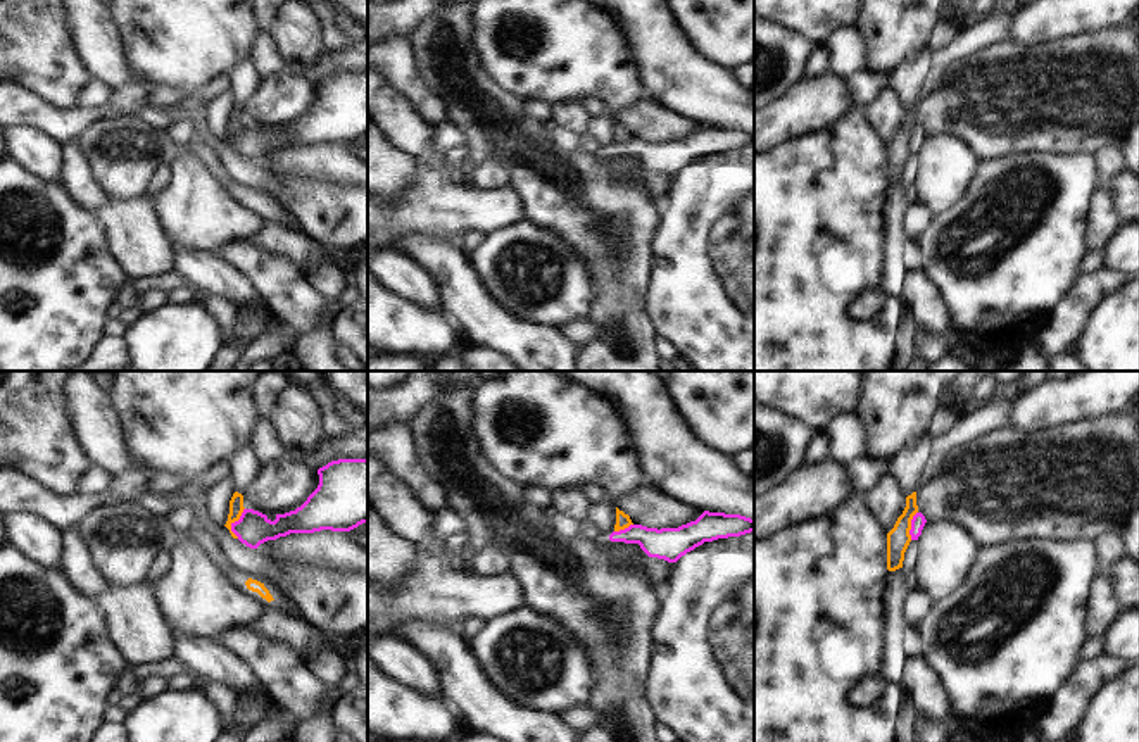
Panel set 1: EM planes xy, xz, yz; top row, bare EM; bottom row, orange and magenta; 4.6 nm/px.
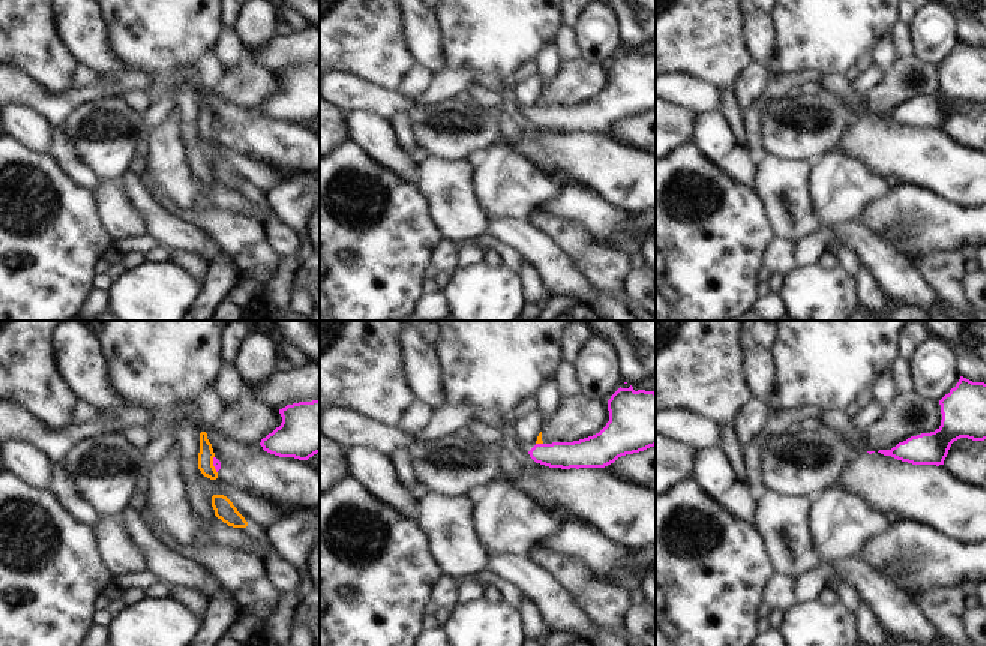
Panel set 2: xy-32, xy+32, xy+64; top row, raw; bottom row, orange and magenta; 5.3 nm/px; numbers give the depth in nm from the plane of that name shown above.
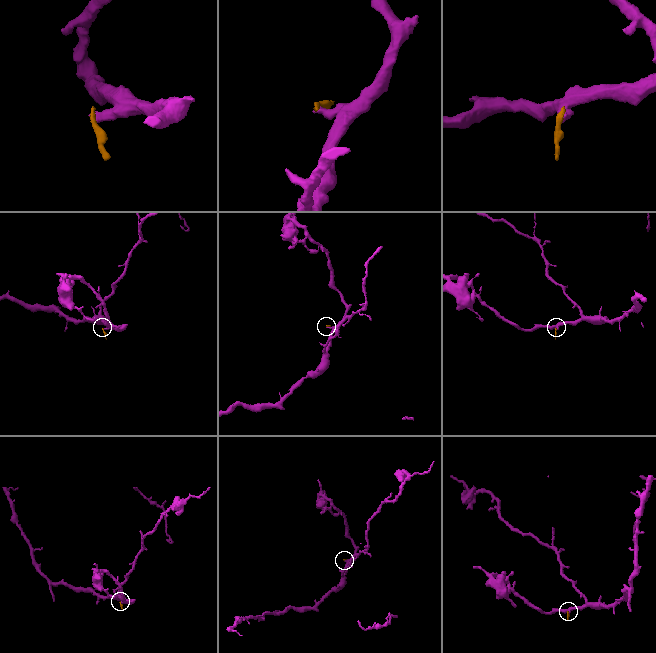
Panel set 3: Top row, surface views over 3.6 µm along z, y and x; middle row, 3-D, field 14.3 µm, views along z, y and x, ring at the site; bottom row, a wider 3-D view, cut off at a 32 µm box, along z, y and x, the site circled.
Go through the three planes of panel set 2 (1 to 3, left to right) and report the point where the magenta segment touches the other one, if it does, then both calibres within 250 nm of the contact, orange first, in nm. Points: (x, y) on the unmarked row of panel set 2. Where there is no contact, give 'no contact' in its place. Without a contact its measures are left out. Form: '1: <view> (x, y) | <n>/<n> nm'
1: xy-32 (212, 129) | 90/50 nm
2: xy+32 (539, 107) | 30/160 nm
3: no contact

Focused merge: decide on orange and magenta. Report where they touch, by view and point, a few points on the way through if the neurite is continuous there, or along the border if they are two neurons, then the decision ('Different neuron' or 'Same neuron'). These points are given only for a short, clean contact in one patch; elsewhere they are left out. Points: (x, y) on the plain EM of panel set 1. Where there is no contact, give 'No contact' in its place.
Touches orange at xy (233, 135). Boundary: xy (244, 121), (232, 138), (232, 145), (237, 150). Different neuron.

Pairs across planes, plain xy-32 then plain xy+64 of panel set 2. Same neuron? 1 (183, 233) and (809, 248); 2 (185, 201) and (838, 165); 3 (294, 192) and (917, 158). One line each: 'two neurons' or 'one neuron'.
1: two neurons
2: one neuron
3: one neuron

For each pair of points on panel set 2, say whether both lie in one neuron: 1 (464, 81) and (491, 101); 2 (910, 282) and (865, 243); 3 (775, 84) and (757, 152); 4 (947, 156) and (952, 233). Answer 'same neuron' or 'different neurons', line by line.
1: different neurons
2: same neuron
3: same neuron
4: different neurons

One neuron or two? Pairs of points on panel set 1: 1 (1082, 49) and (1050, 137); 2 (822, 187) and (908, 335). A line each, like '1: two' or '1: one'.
1: one
2: two

